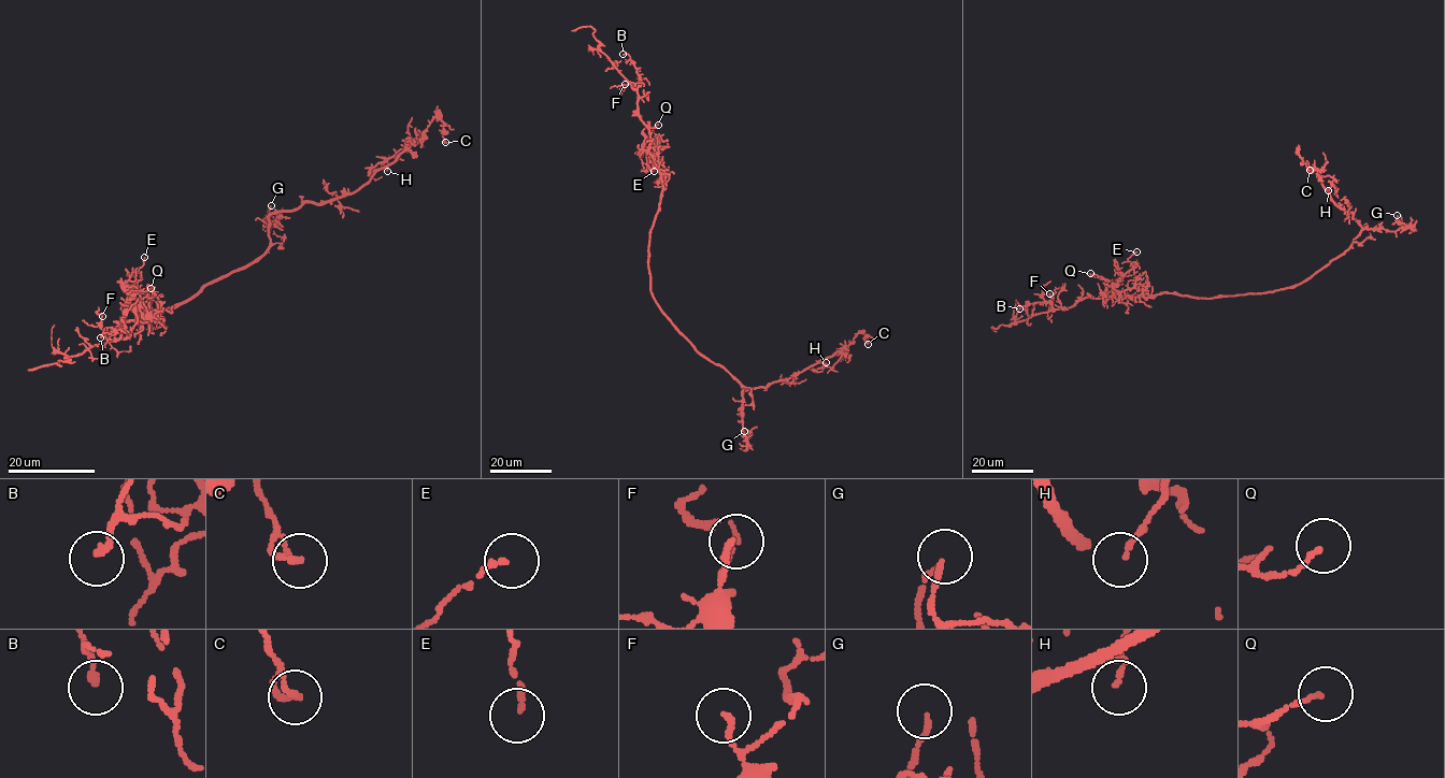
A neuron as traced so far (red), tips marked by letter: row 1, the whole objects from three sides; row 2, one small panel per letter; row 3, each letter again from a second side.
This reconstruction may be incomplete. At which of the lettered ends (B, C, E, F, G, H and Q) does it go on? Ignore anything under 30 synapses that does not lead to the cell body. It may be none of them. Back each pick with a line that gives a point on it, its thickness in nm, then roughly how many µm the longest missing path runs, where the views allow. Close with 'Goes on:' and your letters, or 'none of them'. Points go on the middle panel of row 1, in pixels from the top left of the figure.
Goes on: none of them

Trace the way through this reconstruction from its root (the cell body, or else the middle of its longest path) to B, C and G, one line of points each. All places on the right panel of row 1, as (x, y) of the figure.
B: (1271, 291), (1210, 298), (1112, 294), (1087, 297), (1064, 308), (1040, 302), (1019, 308)
C: (1271, 291), (1306, 281), (1340, 256), (1361, 229), (1350, 213), (1333, 201), (1317, 170), (1299, 153), (1310, 170)
G: (1271, 291), (1306, 281), (1340, 256), (1364, 229), (1404, 228), (1395, 220), (1397, 215)

